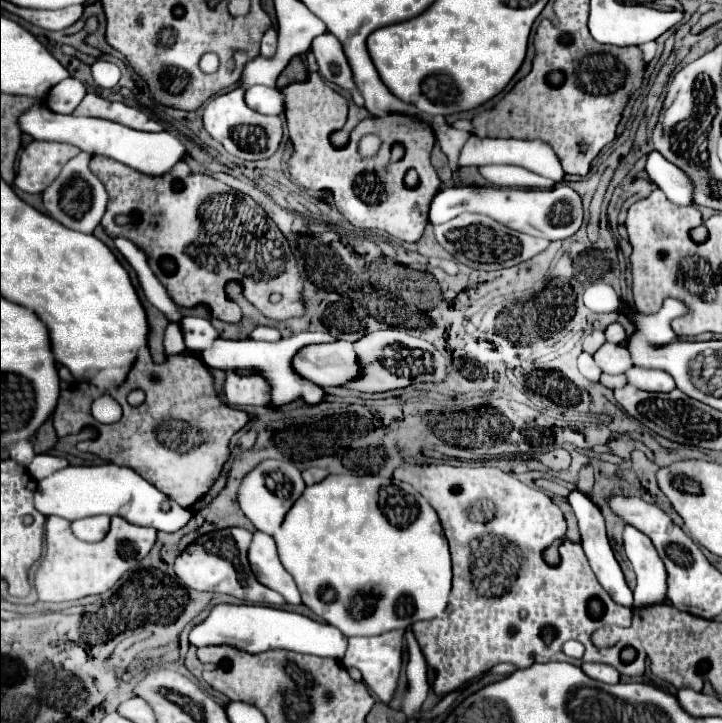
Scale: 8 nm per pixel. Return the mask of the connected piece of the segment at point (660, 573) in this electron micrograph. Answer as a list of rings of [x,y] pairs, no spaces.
[[[625,526],[623,548],[637,574],[637,588],[633,592],[635,606],[651,606],[663,602],[667,574],[651,540],[633,526]]]

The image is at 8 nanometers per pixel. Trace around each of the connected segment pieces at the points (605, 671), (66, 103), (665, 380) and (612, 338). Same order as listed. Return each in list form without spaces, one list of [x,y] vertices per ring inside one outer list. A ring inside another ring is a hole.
[[[585,664],[581,668],[593,680],[599,680],[605,684],[619,684],[619,672],[607,664]]]
[[[65,78],[57,86],[53,86],[53,90],[45,98],[45,104],[49,106],[49,110],[57,114],[71,114],[79,106],[85,94],[87,88],[83,82],[75,78]]]
[[[633,366],[625,372],[625,376],[629,384],[637,386],[639,390],[647,390],[647,392],[671,392],[675,388],[673,376],[663,370]]]
[[[609,324],[605,330],[605,338],[607,342],[615,342],[615,344],[623,344],[627,338],[627,332],[623,330],[621,324]]]

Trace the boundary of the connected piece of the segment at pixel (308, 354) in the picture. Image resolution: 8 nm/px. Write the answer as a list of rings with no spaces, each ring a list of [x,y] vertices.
[[[345,340],[301,348],[293,356],[293,370],[317,386],[341,386],[359,374],[357,354]]]

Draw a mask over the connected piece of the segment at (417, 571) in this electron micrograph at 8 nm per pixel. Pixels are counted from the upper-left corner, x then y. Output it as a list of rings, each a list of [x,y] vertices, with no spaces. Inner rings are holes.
[[[339,474],[339,476],[327,476],[323,482],[307,486],[305,492],[301,494],[301,498],[297,498],[297,502],[291,506],[289,514],[285,516],[285,522],[281,524],[281,532],[277,532],[273,536],[273,540],[277,542],[277,552],[281,558],[281,564],[285,566],[285,570],[289,570],[289,574],[293,576],[299,592],[301,592],[301,602],[313,610],[319,618],[323,618],[327,624],[339,628],[345,636],[377,636],[395,628],[409,628],[413,622],[417,620],[431,620],[435,616],[439,616],[449,600],[449,592],[451,592],[451,558],[449,558],[449,548],[447,548],[447,540],[443,534],[443,528],[439,524],[439,518],[435,514],[435,510],[429,506],[429,502],[419,494],[419,518],[409,524],[407,528],[395,528],[389,524],[389,520],[383,516],[383,512],[377,506],[379,500],[379,488],[385,484],[397,484],[401,488],[405,488],[403,482],[395,482],[395,480],[387,480],[381,476],[347,476],[347,474]]]

